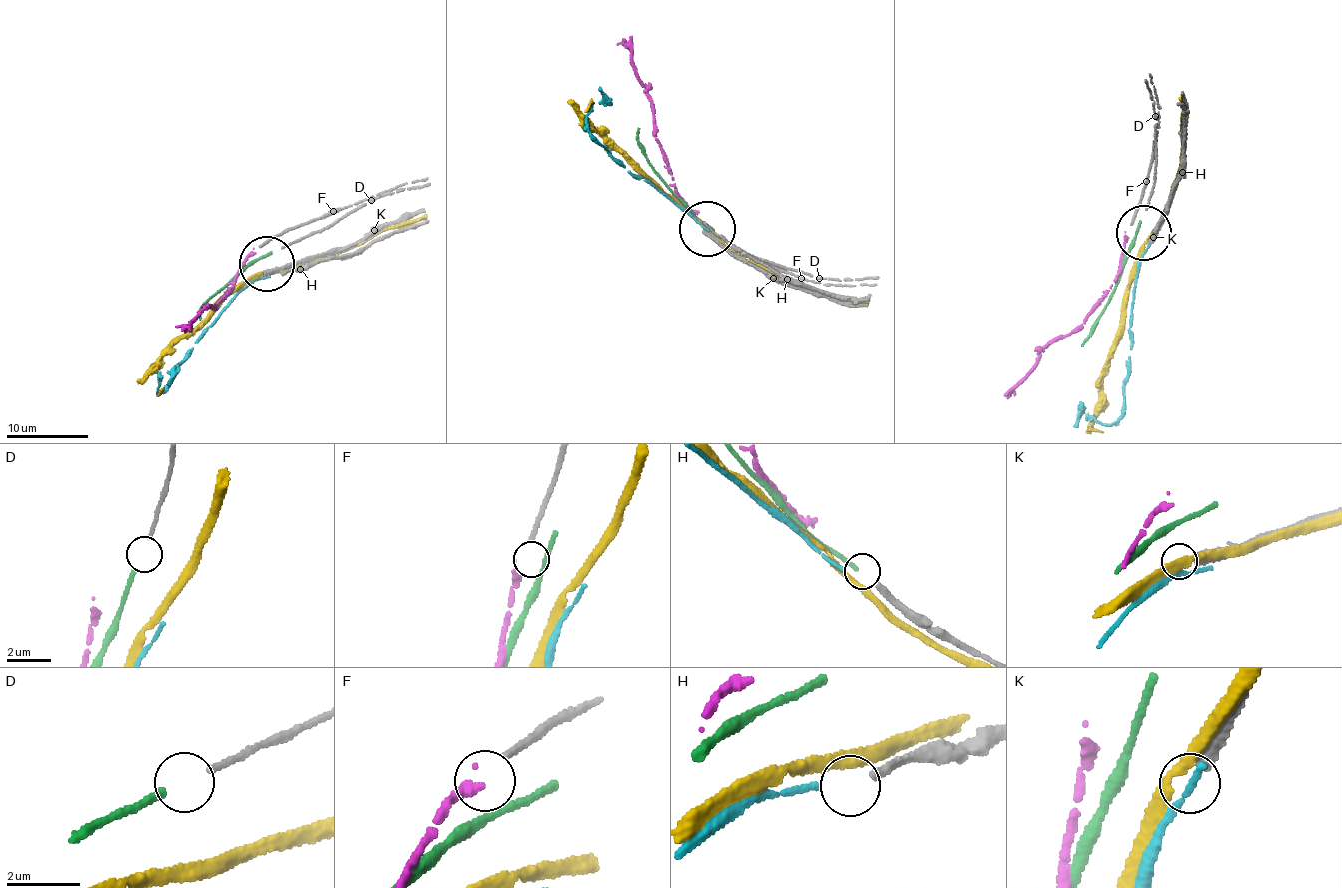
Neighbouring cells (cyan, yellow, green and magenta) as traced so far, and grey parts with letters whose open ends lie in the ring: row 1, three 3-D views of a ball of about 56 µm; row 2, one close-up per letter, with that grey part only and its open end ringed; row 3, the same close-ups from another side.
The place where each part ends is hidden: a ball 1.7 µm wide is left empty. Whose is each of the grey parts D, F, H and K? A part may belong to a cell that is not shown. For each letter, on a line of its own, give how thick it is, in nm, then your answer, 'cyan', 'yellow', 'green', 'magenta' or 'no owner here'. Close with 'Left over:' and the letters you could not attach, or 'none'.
D: calibre 170 nm; green
F: calibre 180 nm; magenta
H: calibre 280 nm; no owner here
K: calibre 420 nm; no owner here
Left over: H, K

